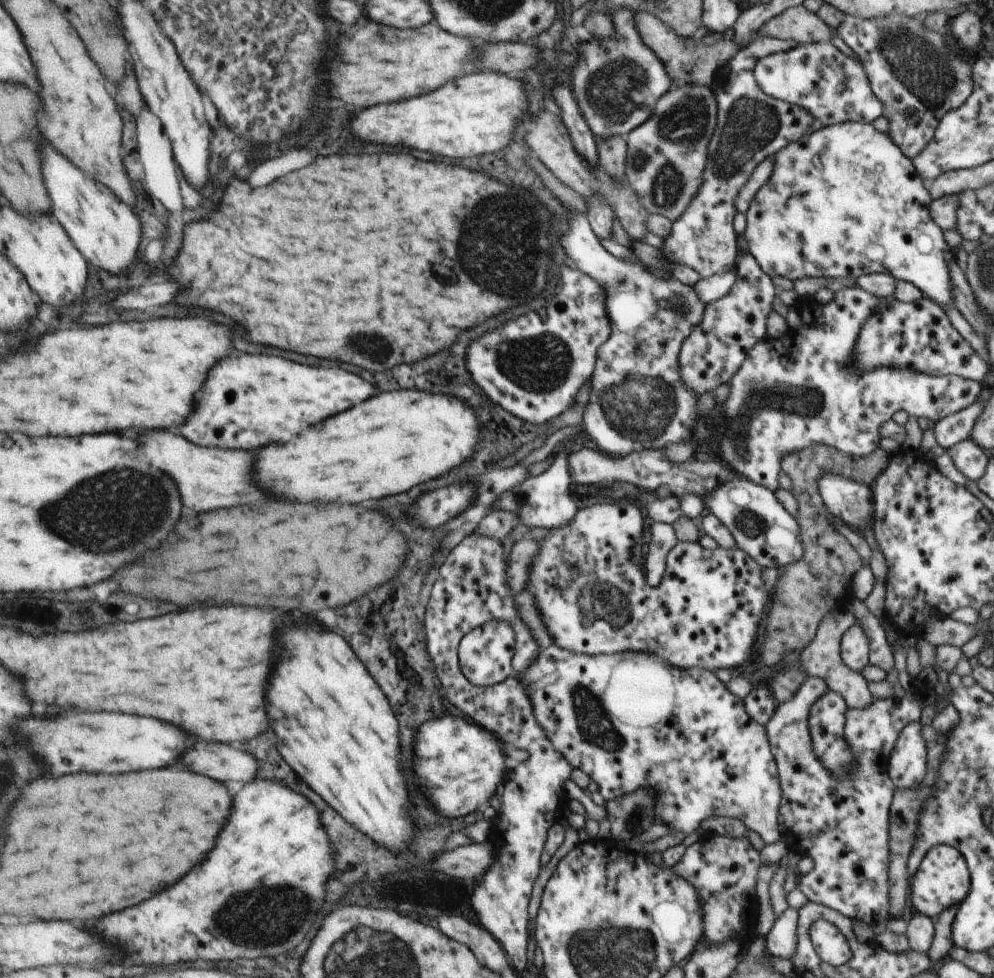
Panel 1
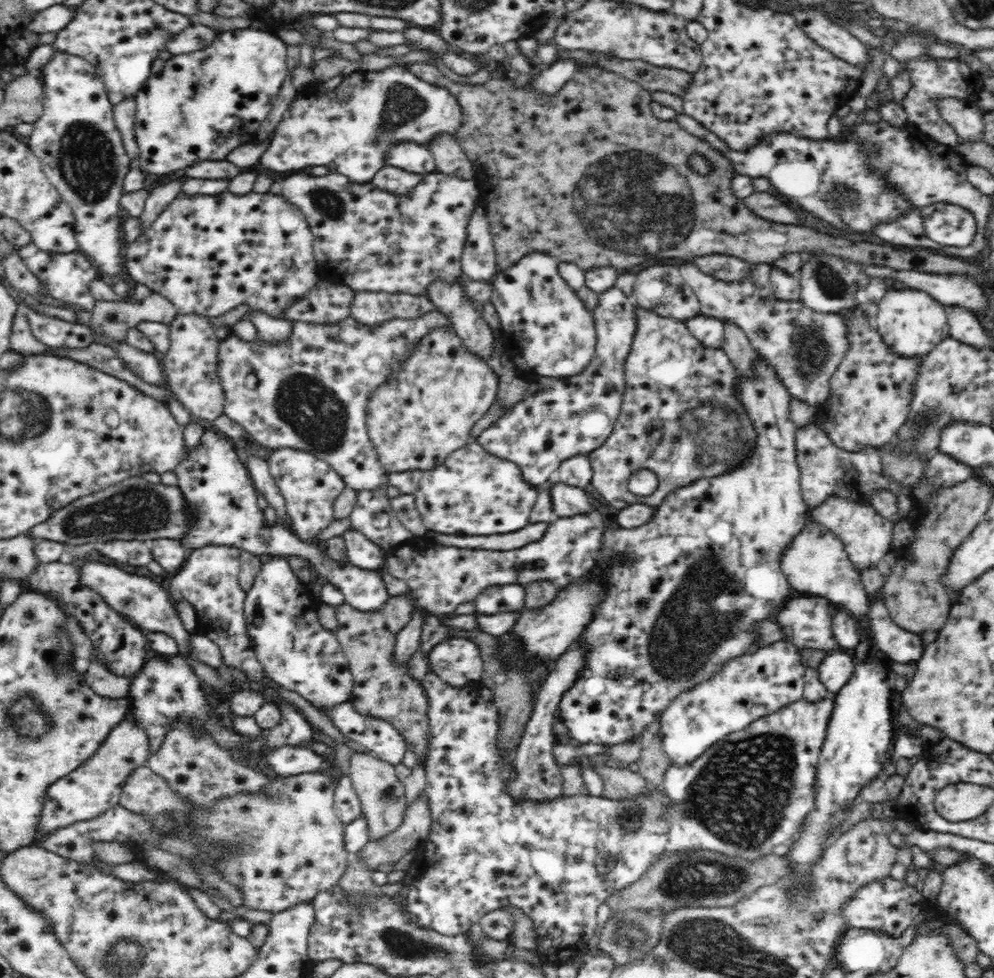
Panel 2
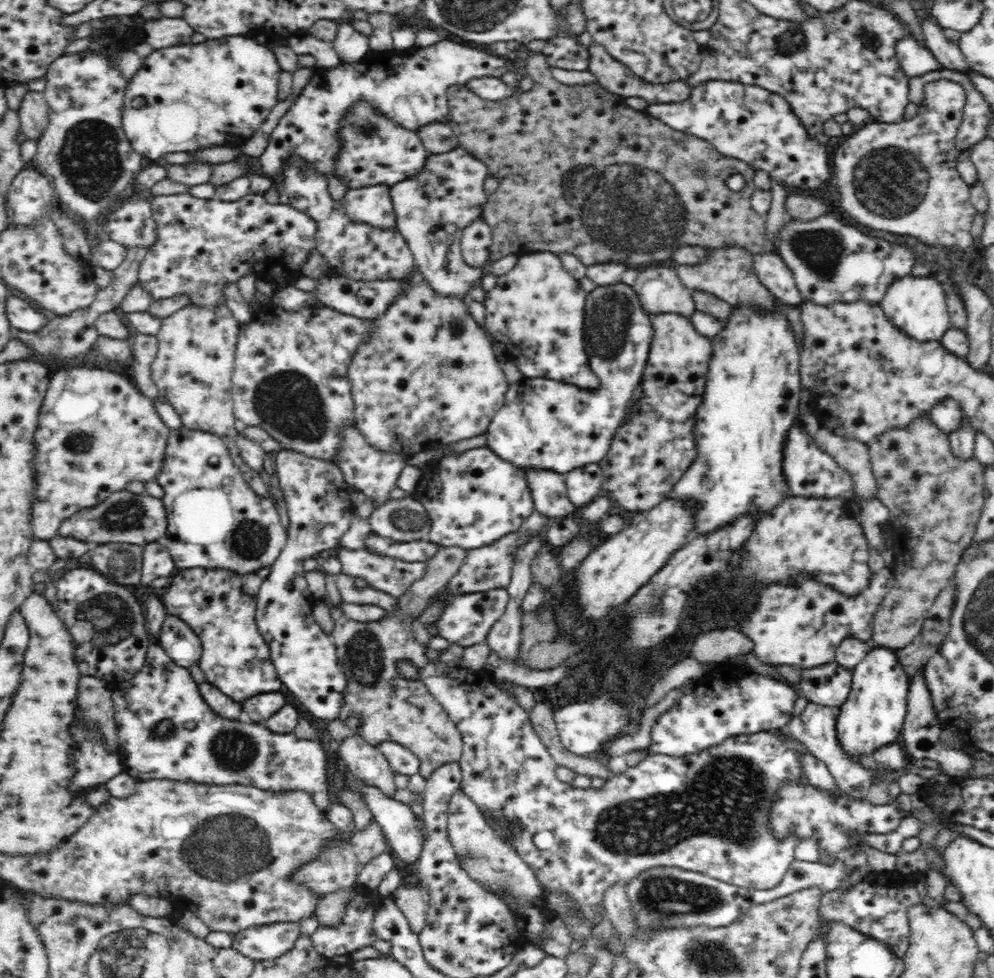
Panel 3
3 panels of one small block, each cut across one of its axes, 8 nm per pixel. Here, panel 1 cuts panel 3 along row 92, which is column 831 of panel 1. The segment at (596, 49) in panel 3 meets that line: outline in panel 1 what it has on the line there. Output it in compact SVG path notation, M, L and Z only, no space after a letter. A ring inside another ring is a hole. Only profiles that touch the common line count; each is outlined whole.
M832 610L832 612L826 614L825 619L817 627L817 637L814 638L814 641L806 649L800 651L798 666L808 674L808 677L822 678L826 682L829 691L836 692L836 694L842 696L842 700L845 700L849 709L860 710L874 702L872 694L870 694L868 689L868 683L860 673L851 670L840 658L842 636L854 624L857 624L857 620L854 614L849 611L838 612L838 610Z

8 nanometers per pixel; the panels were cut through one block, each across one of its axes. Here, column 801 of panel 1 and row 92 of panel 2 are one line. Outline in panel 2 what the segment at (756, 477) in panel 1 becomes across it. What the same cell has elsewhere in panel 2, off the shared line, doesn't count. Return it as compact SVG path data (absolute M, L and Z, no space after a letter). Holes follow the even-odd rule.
M394 66L378 72L354 72L335 90L320 93L319 84L300 90L283 120L275 129L270 146L259 159L261 170L288 172L306 171L311 166L327 166L328 172L346 175L358 183L371 182L374 173L383 166L384 156L392 146L404 142L426 144L439 135L456 136L462 126L463 111L457 98L448 90L423 82L405 68Z

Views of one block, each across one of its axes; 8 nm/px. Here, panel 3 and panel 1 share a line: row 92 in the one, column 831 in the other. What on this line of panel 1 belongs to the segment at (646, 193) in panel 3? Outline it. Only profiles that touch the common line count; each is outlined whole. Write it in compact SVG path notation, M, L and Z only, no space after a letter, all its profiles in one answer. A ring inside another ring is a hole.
M824 444L808 446L798 453L786 454L781 467L792 480L791 493L798 503L798 516L795 520L800 526L805 551L798 562L792 562L781 570L779 581L775 585L776 590L772 591L774 602L771 603L772 608L766 618L766 636L758 650L765 667L778 665L787 653L806 649L817 637L817 627L826 614L832 610L845 612L850 600L856 597L852 590L853 577L860 570L862 560L852 548L852 544L844 536L840 536L838 530L832 528L834 518L825 506L818 487L822 474L832 472L838 476L845 475L846 478L868 484L872 488L894 456L894 453L886 453L886 450L878 447L869 457L858 461Z

